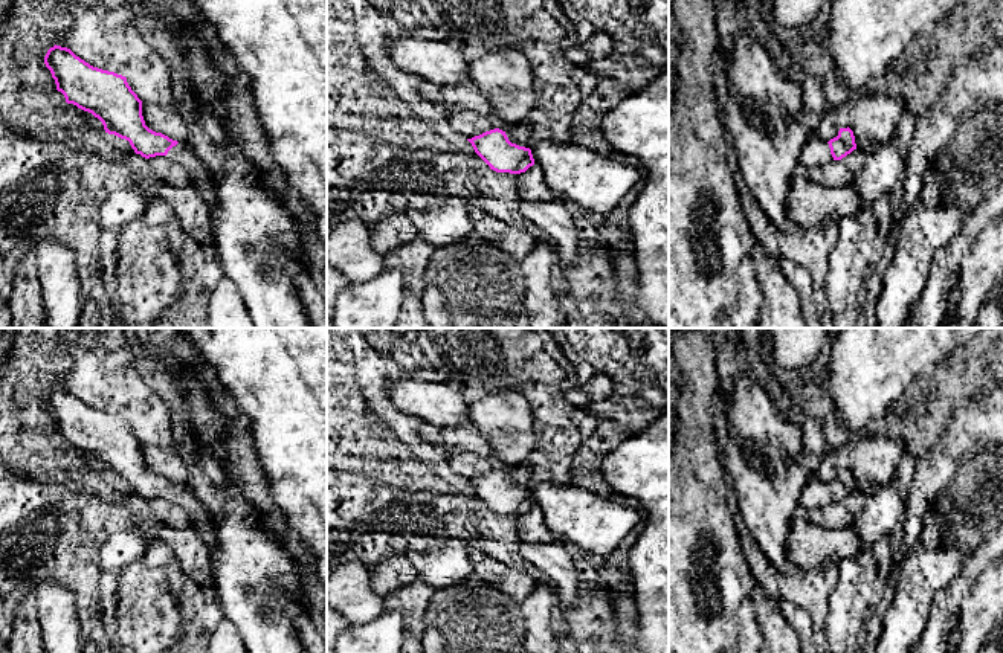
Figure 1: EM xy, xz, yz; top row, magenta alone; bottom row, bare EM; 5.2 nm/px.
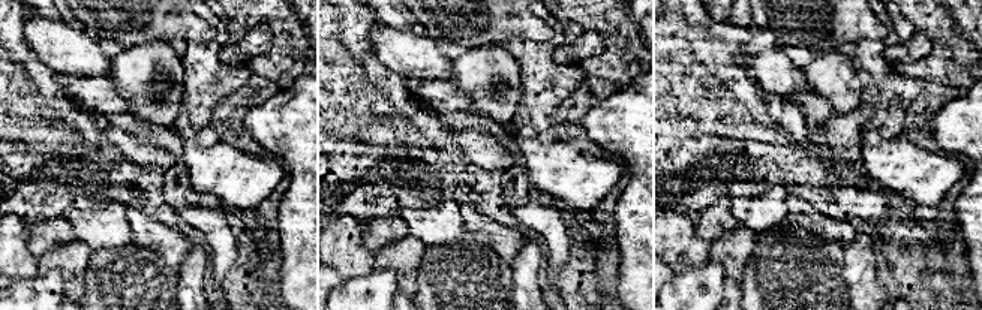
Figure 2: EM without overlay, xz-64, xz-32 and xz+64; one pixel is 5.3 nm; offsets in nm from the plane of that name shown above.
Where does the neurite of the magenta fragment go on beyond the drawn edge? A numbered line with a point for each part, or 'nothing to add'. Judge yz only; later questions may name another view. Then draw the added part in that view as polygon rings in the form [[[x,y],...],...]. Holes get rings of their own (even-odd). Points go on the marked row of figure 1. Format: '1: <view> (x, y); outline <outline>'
1: yz (815, 153); outline [[[811,134],[798,157],[800,168],[821,168],[834,162],[829,143]]]

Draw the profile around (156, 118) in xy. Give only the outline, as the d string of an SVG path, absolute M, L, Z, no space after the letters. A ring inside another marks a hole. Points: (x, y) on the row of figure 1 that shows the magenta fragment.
M142 102L142 116L150 130L177 142L188 142L189 125L179 116L177 108L165 110L160 105Z

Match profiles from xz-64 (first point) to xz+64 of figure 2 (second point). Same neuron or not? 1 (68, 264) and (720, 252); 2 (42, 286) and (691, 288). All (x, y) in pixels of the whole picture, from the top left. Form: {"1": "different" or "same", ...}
{"1": "same", "2": "same"}

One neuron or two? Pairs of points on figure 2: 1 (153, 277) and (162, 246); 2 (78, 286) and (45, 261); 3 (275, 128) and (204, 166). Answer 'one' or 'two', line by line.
1: two
2: one
3: two

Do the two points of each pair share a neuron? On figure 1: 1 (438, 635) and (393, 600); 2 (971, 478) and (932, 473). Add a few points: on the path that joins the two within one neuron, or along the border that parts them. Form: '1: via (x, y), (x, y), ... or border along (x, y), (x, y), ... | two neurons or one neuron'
1: border along (435, 589), (423, 617), (423, 632), (419, 636) | two neurons
2: border along (979, 452), (965, 461), (935, 496) | two neurons

